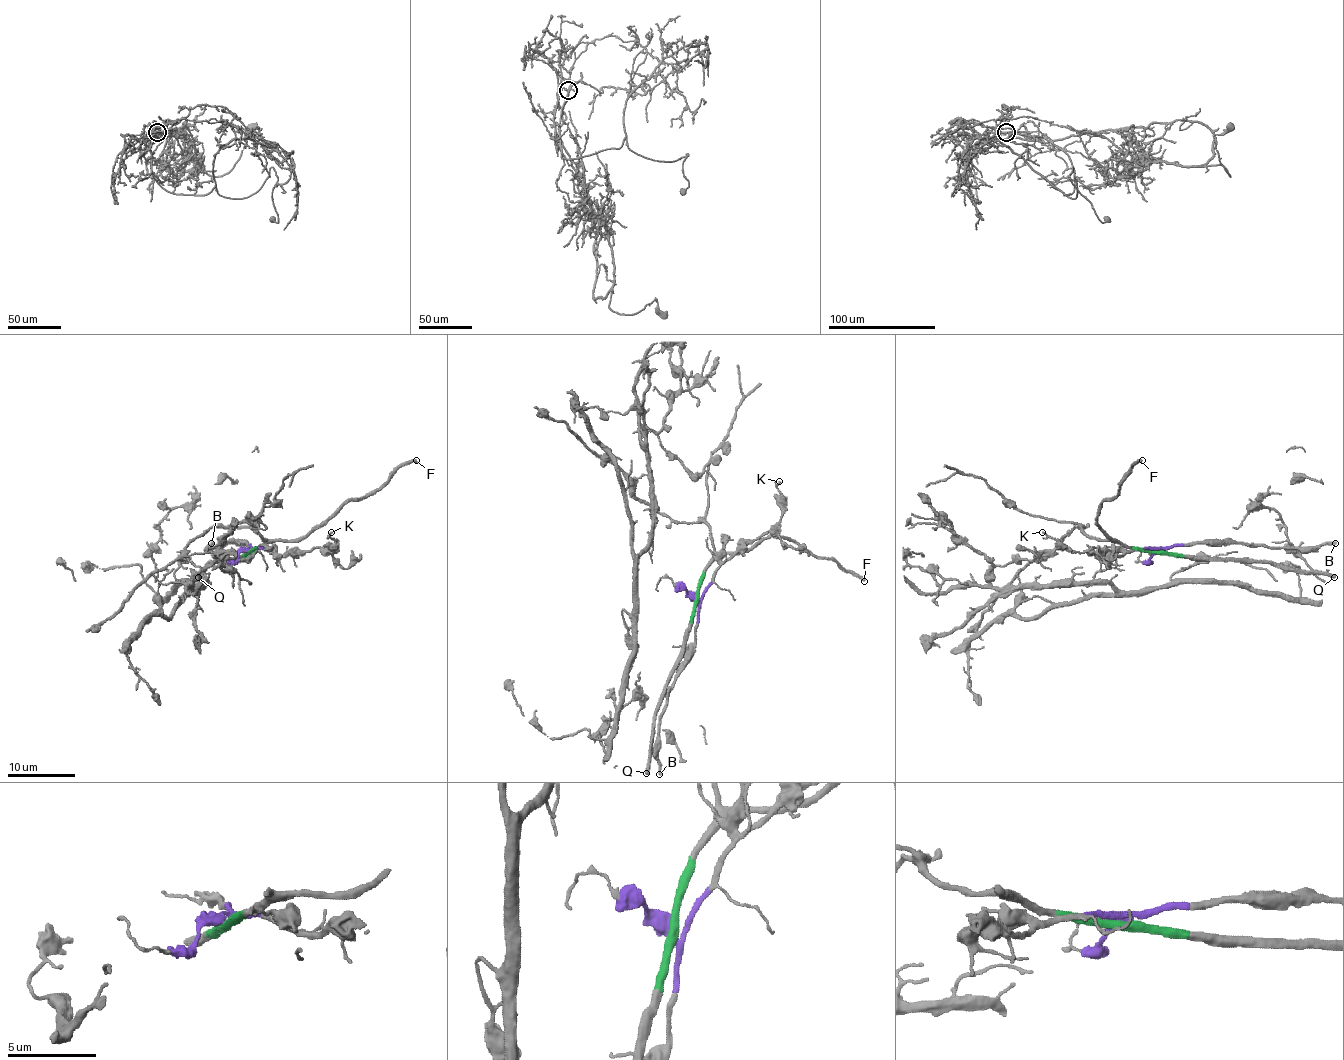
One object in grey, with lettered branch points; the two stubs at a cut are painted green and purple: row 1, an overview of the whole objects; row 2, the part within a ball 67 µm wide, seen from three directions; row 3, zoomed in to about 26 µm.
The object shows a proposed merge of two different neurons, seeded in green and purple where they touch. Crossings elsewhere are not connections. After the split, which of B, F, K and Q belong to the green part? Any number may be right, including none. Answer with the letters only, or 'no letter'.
F, Q

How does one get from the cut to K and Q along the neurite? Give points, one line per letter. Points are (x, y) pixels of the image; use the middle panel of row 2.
K: (696, 596), (701, 598), (713, 574), (730, 557), (779, 520), (782, 494), (777, 488), (779, 481)
Q: (696, 596), (684, 654), (660, 703), (646, 773)

